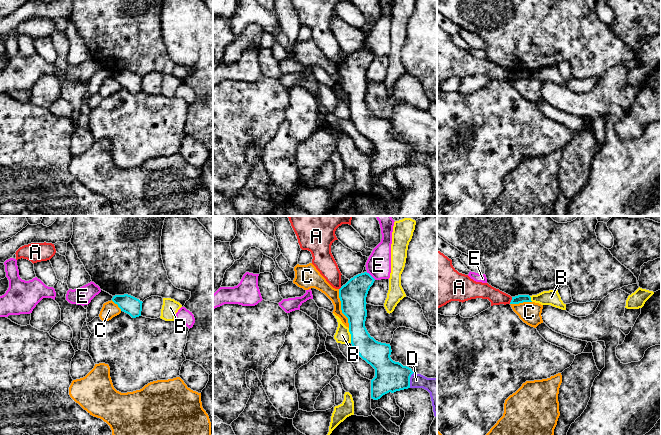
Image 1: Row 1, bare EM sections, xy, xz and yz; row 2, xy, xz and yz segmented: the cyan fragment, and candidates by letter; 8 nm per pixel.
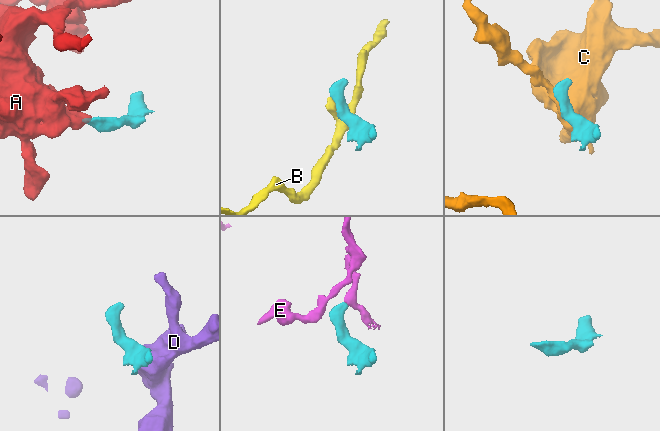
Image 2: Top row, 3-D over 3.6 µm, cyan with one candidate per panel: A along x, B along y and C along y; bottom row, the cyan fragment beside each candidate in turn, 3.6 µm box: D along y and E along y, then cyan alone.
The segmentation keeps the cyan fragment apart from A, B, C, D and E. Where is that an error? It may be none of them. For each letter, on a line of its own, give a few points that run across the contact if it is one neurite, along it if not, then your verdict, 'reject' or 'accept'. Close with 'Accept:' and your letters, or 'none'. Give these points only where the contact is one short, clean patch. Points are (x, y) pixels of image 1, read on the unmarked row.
A: line yz (512, 73), (509, 79); reject
B: reject
C: reject
D: line xz (413, 148), (410, 153), (409, 163); reject
E: line xz (366, 48), (375, 55); reject
Accept: none

